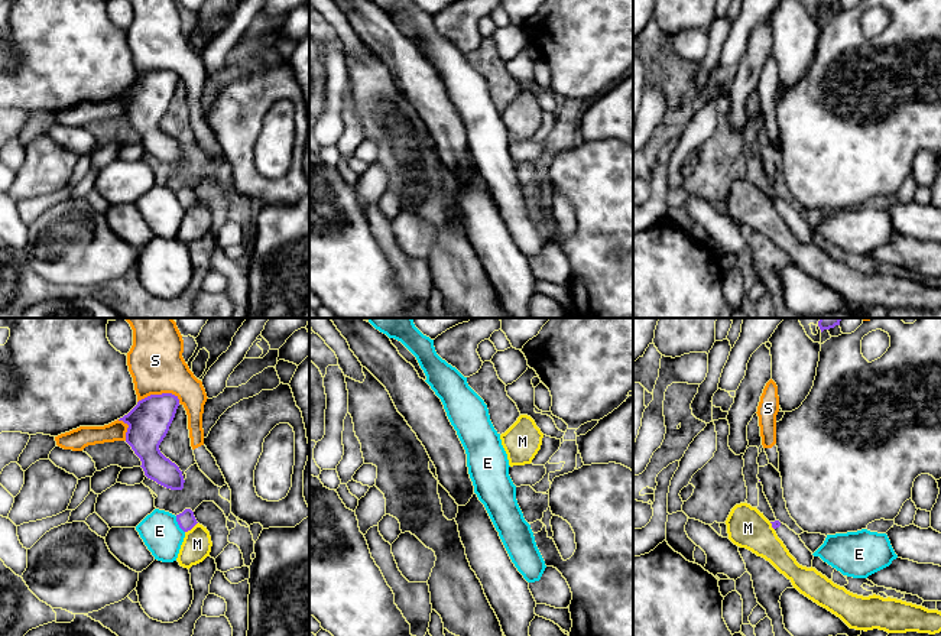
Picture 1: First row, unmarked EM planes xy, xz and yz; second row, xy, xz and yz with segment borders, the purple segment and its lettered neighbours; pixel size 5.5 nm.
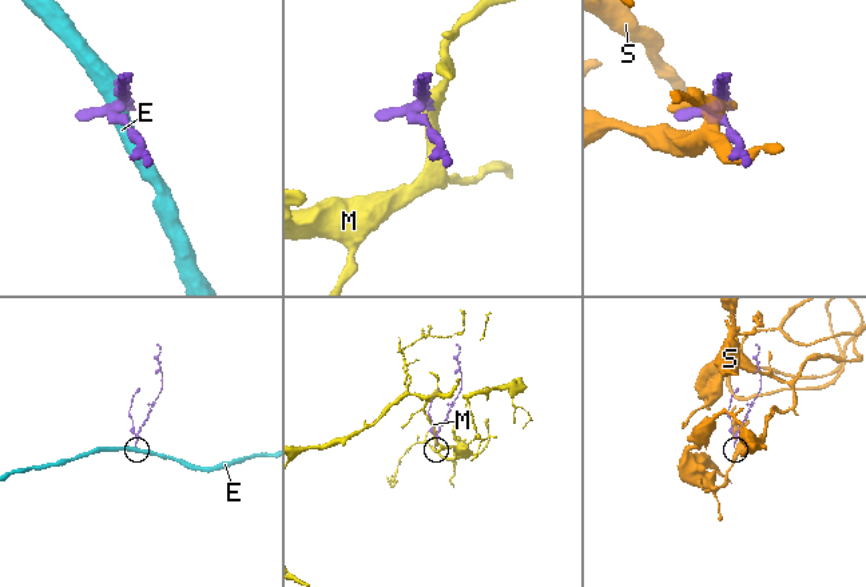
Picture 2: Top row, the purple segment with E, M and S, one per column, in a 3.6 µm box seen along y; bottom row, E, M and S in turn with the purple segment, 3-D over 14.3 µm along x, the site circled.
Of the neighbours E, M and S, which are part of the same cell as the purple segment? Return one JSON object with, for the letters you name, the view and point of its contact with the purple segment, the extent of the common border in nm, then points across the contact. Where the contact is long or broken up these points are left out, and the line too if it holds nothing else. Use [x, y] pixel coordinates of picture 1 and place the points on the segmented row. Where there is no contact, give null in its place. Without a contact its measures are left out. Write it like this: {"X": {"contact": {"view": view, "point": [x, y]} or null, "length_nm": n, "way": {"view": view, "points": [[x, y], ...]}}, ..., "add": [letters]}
{"add": []}

